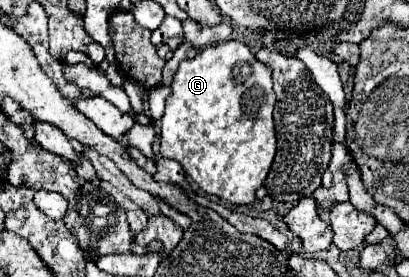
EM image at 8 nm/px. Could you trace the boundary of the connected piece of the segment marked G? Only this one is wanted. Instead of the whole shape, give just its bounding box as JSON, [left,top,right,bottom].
[160,40,276,204]

